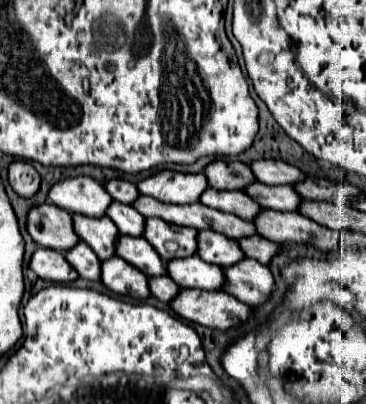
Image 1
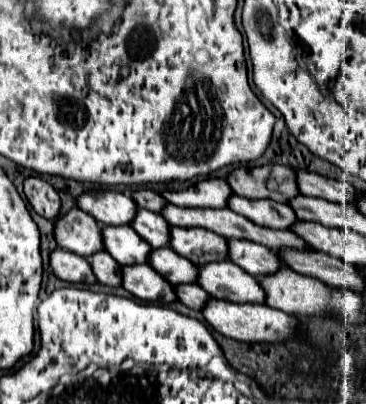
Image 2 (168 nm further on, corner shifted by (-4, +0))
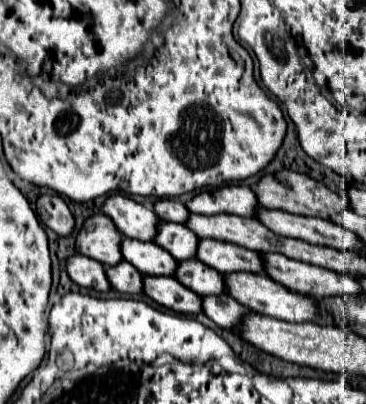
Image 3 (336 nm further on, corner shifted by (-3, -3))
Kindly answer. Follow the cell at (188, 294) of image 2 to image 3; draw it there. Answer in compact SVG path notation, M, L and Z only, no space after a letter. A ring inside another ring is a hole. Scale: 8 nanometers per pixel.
M205 295L201 297L203 313L215 321L223 329L233 329L245 313L249 313L247 307L241 307L233 297L227 295Z

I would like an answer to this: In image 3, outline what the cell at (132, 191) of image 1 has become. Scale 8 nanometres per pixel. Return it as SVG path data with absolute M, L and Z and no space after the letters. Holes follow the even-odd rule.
M159 199L153 205L155 215L161 221L173 221L173 223L185 223L189 217L189 211L185 209L183 203L179 201L171 201L171 199Z

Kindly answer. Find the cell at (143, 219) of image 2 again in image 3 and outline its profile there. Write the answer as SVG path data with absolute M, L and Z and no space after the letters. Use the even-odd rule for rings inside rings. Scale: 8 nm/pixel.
M161 221L157 225L157 239L153 239L153 241L161 249L169 251L177 261L185 261L185 259L195 257L199 237L193 231L189 231L185 225Z

